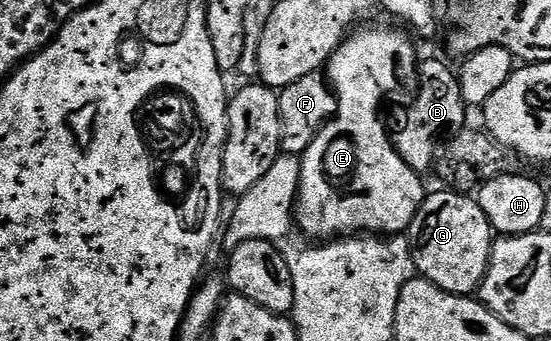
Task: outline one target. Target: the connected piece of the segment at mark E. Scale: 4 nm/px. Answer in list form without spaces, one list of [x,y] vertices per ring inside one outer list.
[[[380,22],[357,27],[344,37],[338,50],[334,50],[328,59],[326,79],[336,94],[336,112],[327,124],[321,126],[314,142],[310,142],[304,155],[299,157],[300,188],[296,192],[294,224],[316,242],[328,242],[336,237],[351,238],[357,234],[389,237],[407,233],[426,195],[424,184],[420,181],[423,180],[421,173],[414,171],[398,154],[392,144],[390,128],[380,117],[384,95],[395,90],[400,76],[417,75],[418,55],[412,45],[413,37],[403,27],[391,28],[388,24],[376,23]]]

